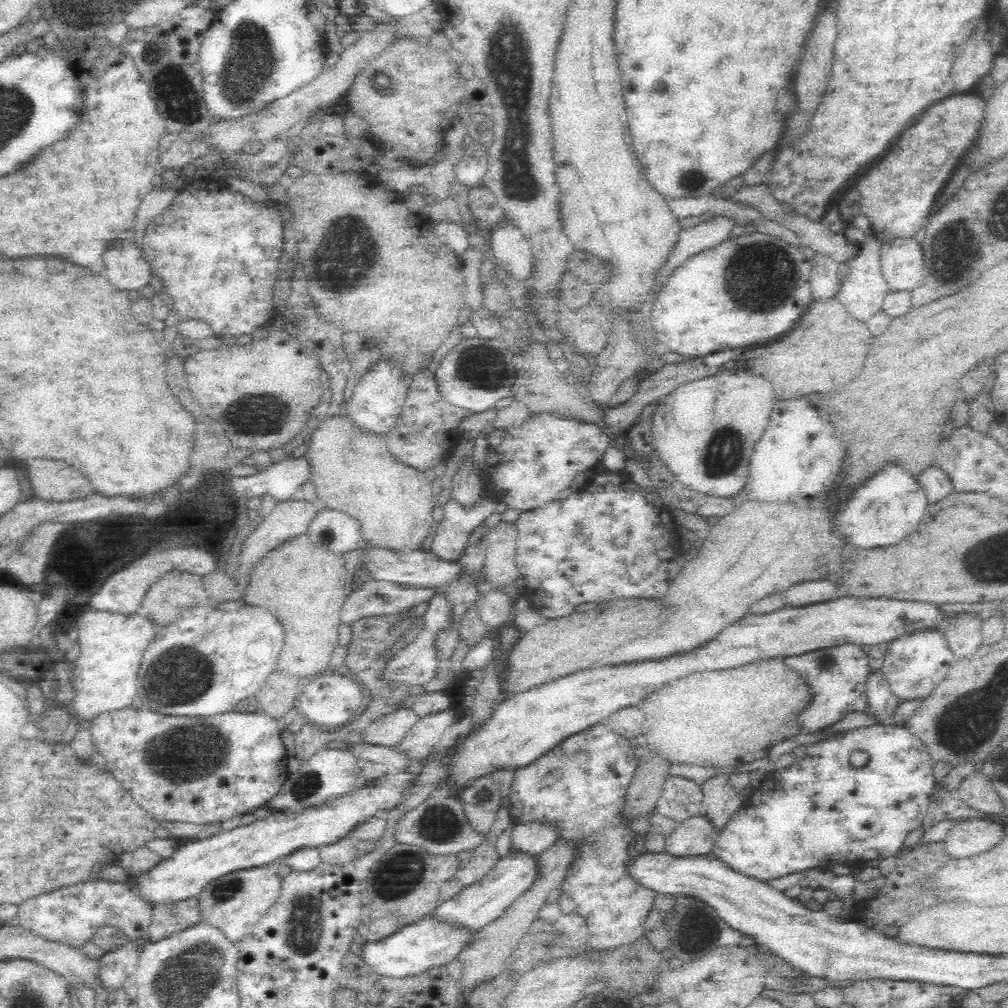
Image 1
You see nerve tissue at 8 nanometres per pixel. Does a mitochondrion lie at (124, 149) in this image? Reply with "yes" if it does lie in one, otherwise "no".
no

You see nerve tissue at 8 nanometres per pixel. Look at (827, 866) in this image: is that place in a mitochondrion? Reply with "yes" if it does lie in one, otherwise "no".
no

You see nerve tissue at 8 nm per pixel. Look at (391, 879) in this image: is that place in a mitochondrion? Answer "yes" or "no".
yes

